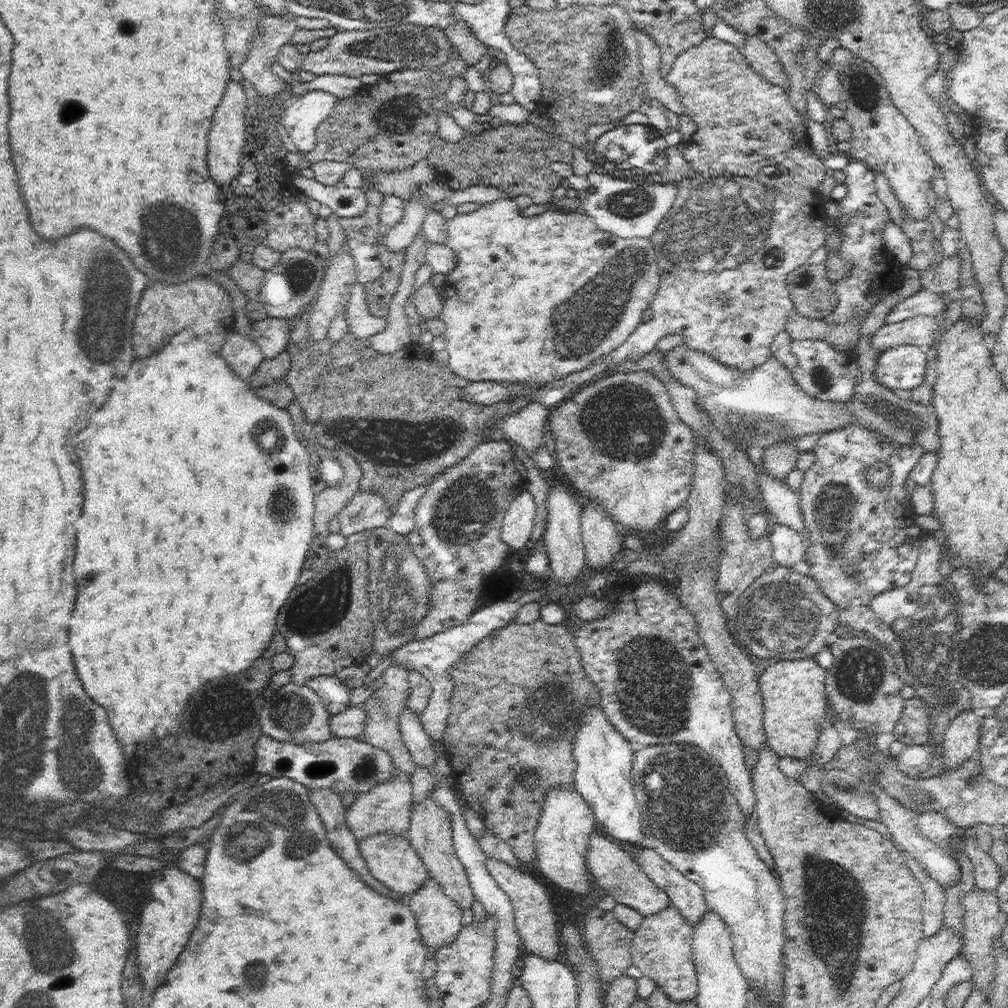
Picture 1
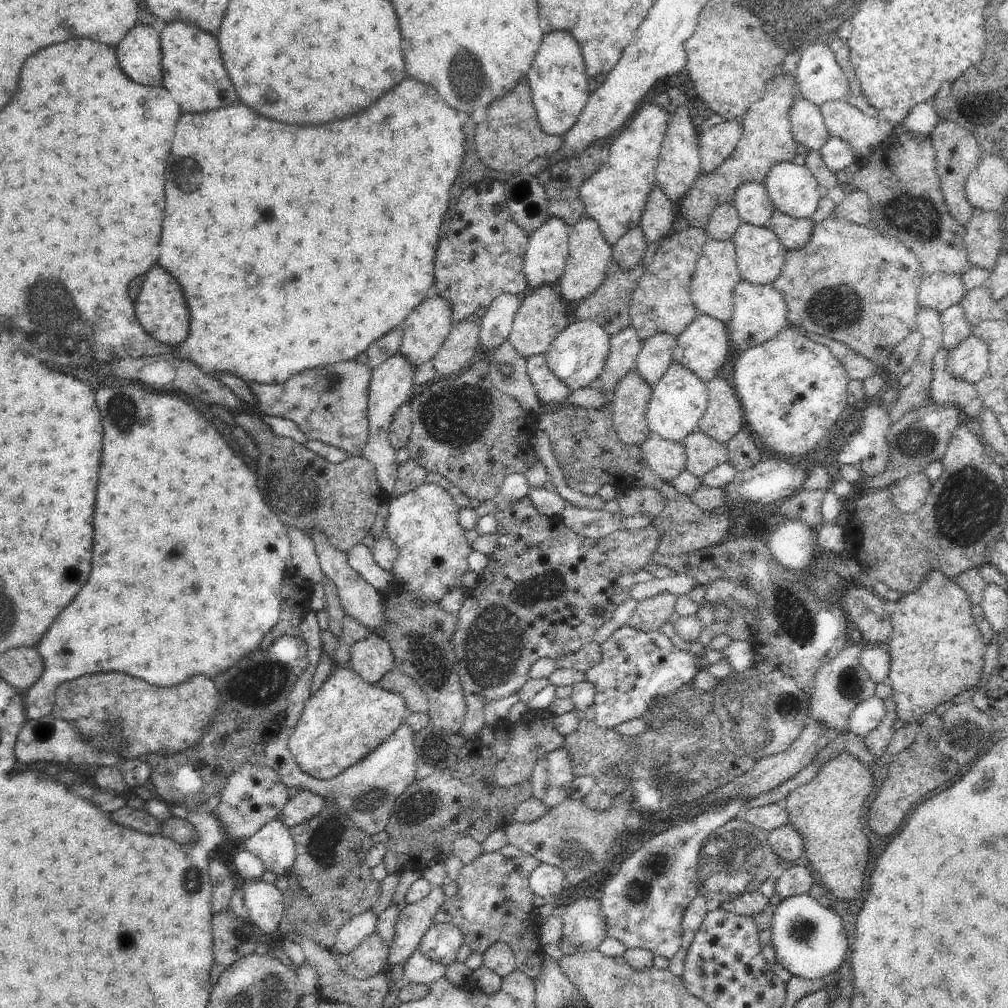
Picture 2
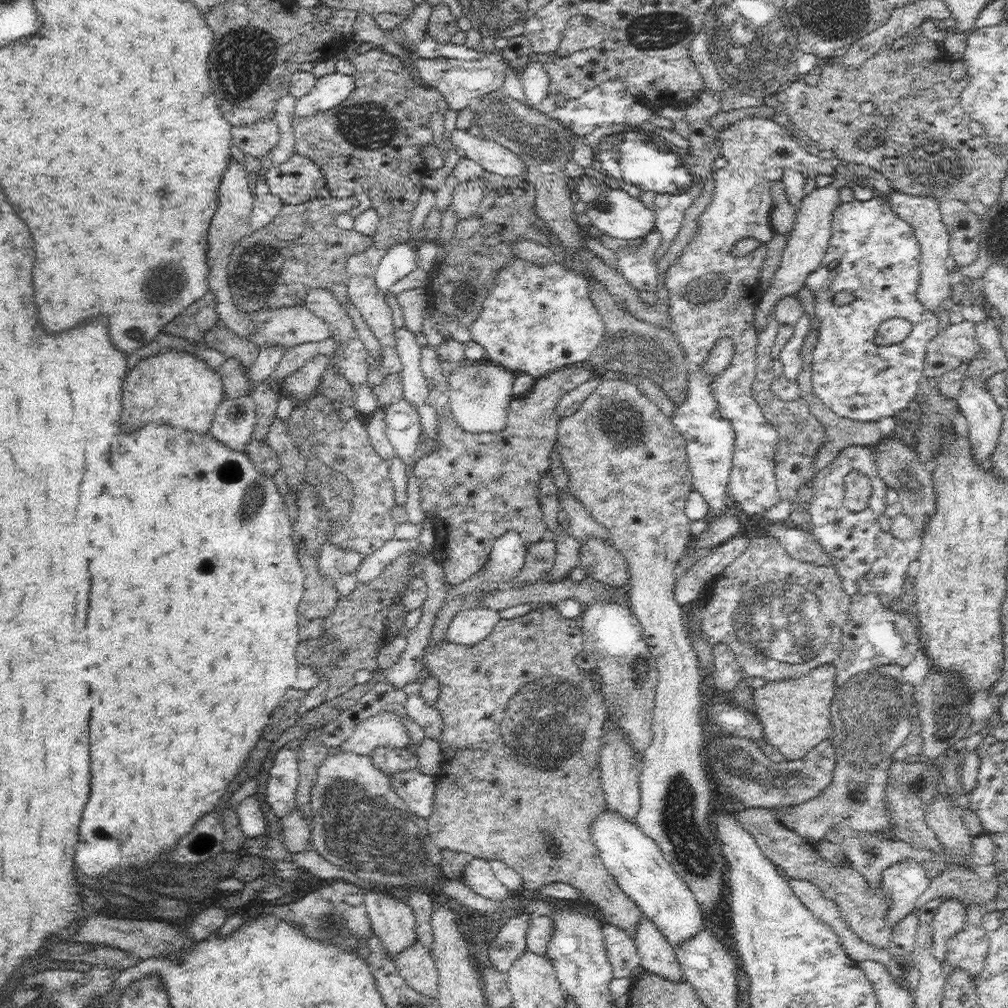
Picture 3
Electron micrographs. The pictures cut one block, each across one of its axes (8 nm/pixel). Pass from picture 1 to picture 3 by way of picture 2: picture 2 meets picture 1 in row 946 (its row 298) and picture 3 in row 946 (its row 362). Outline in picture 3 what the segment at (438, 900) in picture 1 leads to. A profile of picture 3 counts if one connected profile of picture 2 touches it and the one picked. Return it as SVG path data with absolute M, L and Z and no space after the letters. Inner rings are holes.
M419 940L397 954L393 961L410 988L424 997L439 999L438 969L433 959L433 953Z

